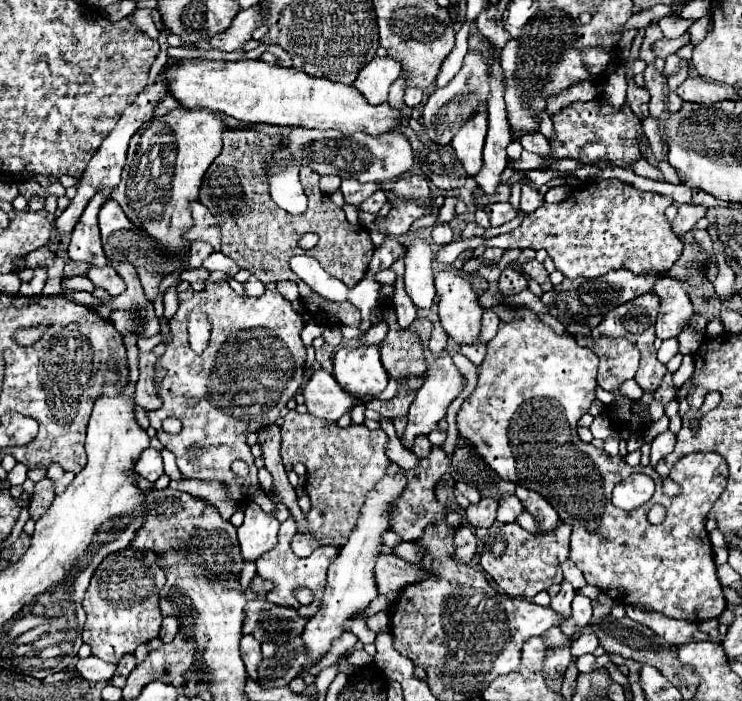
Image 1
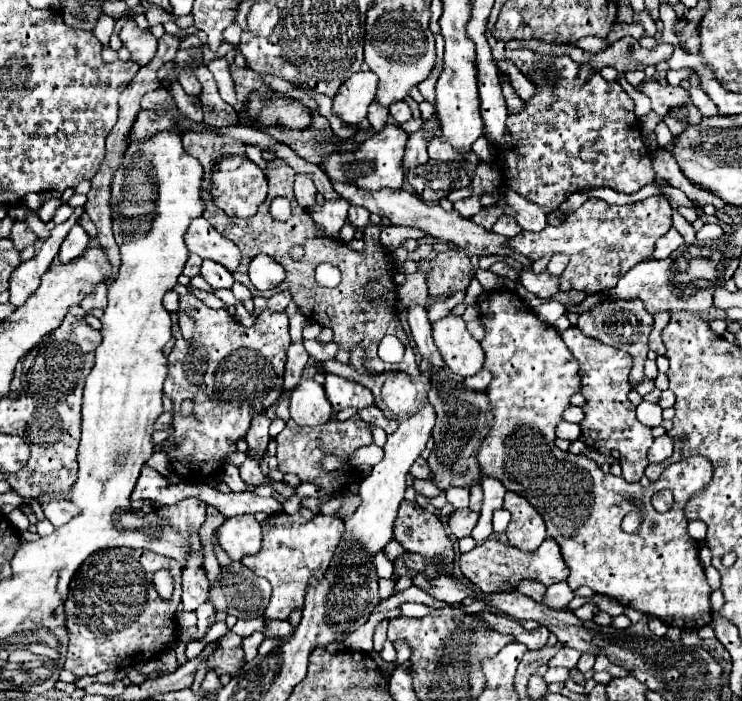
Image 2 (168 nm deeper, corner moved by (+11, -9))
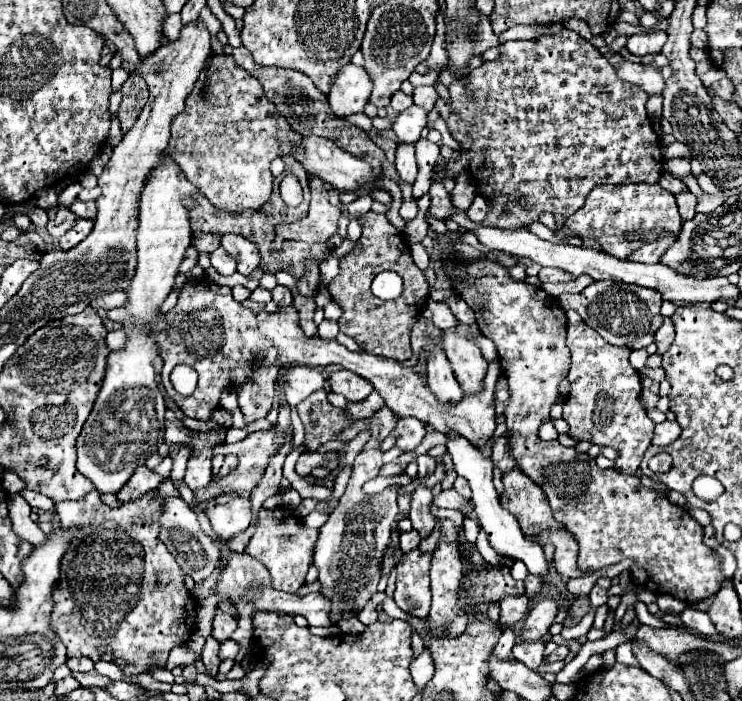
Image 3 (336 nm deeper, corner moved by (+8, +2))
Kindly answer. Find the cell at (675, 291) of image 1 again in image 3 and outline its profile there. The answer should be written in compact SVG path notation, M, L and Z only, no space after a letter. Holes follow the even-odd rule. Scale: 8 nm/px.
M665 316L661 328L659 328L657 334L655 334L655 342L657 342L657 352L659 352L659 354L663 354L663 352L673 344L673 336L675 336L673 322L671 322L671 318Z

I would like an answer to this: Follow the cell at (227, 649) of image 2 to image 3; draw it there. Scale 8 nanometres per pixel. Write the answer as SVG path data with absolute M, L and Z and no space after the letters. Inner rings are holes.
M217 610L215 620L213 620L213 638L217 642L225 642L225 640L231 638L231 634L235 632L235 628L237 628L237 620L231 618L229 614Z

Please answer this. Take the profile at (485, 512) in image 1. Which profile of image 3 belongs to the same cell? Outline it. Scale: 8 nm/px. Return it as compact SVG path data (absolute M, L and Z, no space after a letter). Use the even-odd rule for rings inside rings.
M443 490L443 492L433 500L433 504L435 504L435 506L439 506L439 508L463 510L463 508L469 504L469 500L467 500L467 498L463 498L463 496L459 496L455 490Z

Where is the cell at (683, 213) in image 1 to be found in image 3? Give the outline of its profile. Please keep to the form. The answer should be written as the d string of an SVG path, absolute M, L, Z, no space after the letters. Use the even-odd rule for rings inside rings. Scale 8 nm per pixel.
M663 232L661 236L657 236L657 240L647 242L643 248L635 250L635 252L629 256L629 260L633 260L633 262L643 262L643 264L655 264L655 262L659 262L661 254L663 254L671 244L675 244L675 240L677 240L675 234Z

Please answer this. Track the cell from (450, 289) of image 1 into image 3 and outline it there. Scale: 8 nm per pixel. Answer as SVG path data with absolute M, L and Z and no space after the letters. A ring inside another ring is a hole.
M457 322L457 326L447 328L441 334L445 354L451 360L455 378L461 384L463 392L479 392L481 380L487 372L487 362L483 360L481 350L471 334L479 334L477 324L463 322Z

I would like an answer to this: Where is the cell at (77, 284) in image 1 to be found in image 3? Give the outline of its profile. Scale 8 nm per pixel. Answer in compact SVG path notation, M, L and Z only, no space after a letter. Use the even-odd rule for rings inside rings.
M119 330L108 332L106 336L106 344L110 350L120 350L125 346L125 333Z

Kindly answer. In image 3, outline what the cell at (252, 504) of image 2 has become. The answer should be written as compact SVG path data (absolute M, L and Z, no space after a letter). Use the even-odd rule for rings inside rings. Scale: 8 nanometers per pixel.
M139 466L139 468L135 470L135 474L131 476L131 480L119 490L117 498L119 498L121 502L135 500L135 498L139 498L139 496L155 490L163 480L165 480L165 478L163 478L161 474L149 470L147 466Z

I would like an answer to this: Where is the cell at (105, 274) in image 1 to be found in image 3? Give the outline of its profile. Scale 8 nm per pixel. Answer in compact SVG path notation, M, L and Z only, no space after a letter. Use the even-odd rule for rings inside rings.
M119 290L119 292L109 292L109 294L103 294L101 298L93 300L91 306L93 308L103 308L103 310L111 310L111 308L119 308L123 306L125 302L125 292Z

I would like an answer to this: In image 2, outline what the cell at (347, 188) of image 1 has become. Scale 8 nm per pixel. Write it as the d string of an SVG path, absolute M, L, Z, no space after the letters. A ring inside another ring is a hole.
M336 199L336 201L324 201L322 205L312 205L308 209L312 221L316 223L316 231L322 231L324 237L328 239L338 239L340 227L346 223L348 217L348 203L344 203L344 199Z

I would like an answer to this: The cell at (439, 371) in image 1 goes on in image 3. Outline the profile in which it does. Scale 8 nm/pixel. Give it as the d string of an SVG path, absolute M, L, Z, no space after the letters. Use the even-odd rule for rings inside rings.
M399 418L395 428L391 430L391 436L395 438L395 446L399 446L403 450L403 454L415 452L417 446L423 442L425 438L425 430L427 424L423 424L423 420L419 418Z

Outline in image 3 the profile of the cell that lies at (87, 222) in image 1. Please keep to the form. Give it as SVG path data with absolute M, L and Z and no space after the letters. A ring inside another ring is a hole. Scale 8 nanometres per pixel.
M79 218L79 220L73 224L73 228L67 230L67 232L59 238L61 248L63 248L63 250L69 250L69 248L73 248L75 244L79 244L83 238L89 236L91 228L93 228L93 222L91 222L91 220L83 220L83 218Z

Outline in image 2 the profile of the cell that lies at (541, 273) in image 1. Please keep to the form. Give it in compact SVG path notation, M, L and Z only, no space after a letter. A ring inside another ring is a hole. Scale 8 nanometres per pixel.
M522 269L520 271L520 283L534 295L538 295L540 299L550 299L552 295L556 295L560 291L560 277L550 275L548 271L542 273L534 273L532 269Z

